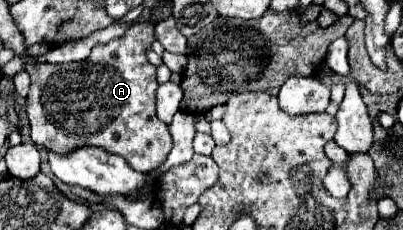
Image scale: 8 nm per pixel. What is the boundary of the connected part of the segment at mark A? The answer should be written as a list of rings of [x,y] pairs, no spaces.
[[[134,22],[122,38],[96,46],[90,52],[90,56],[82,62],[56,66],[28,58],[26,72],[32,78],[32,86],[26,96],[26,114],[30,120],[30,128],[32,128],[30,136],[34,144],[40,144],[54,152],[66,152],[78,146],[100,146],[106,152],[124,156],[124,160],[136,172],[150,172],[158,168],[166,160],[172,148],[172,138],[168,126],[156,118],[156,110],[154,110],[154,86],[158,86],[156,68],[146,60],[144,54],[152,42],[154,42],[154,24]]]

